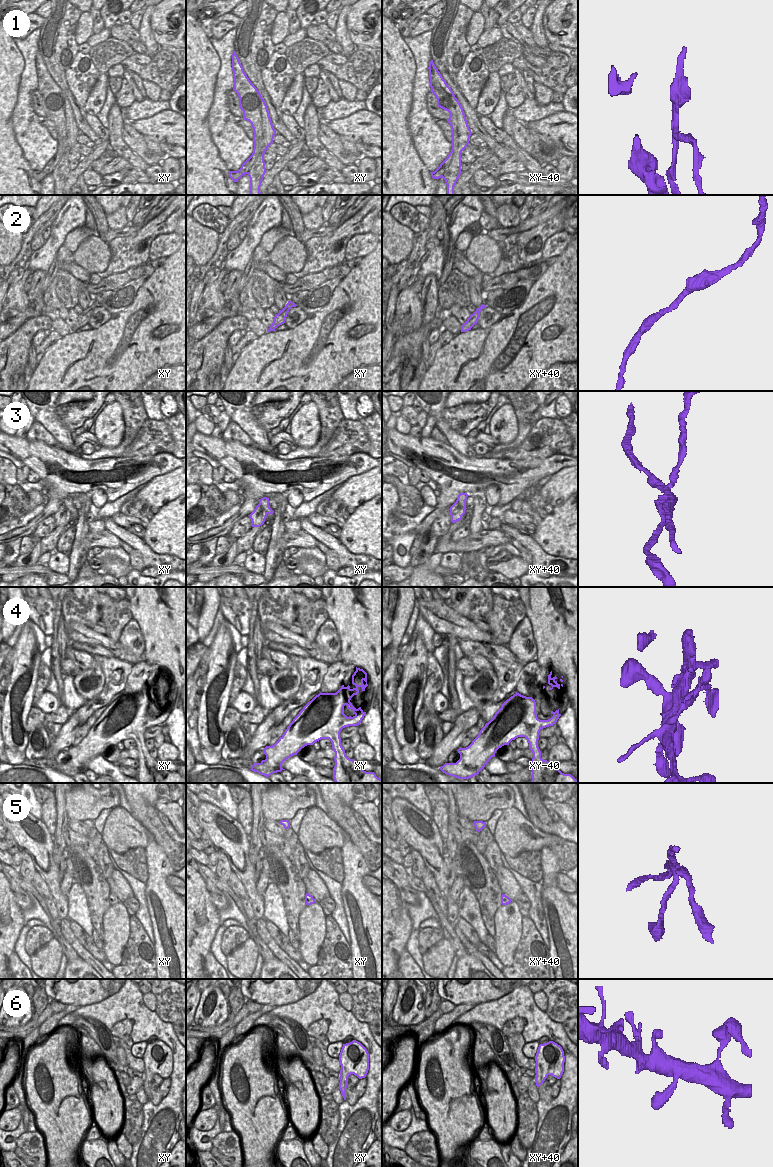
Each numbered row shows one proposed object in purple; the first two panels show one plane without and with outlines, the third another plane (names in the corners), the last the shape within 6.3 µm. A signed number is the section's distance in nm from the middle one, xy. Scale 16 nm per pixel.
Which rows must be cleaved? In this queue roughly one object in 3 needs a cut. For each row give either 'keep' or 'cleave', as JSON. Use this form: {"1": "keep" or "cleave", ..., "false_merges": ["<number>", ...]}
{"1": "cleave", "2": "keep", "3": "cleave", "4": "keep", "5": "keep", "6": "keep", "false_merges": ["1", "3"]}

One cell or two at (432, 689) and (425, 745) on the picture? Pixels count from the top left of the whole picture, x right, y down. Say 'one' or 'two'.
one

